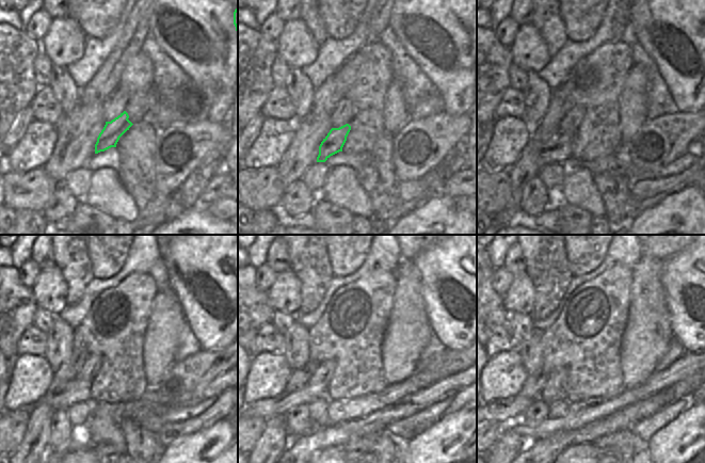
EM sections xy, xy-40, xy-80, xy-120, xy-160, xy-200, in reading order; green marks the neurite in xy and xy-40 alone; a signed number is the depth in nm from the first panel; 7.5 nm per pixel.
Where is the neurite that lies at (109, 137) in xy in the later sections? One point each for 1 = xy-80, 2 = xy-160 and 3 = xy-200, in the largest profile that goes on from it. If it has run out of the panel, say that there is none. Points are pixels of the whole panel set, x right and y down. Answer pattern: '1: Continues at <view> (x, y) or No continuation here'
1: Continues at xy-80 (559, 148)
2: Continues at xy-160 (278, 405)
3: Continues at xy-200 (502, 411).

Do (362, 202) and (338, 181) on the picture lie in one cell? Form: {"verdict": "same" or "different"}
{"verdict": "same"}

